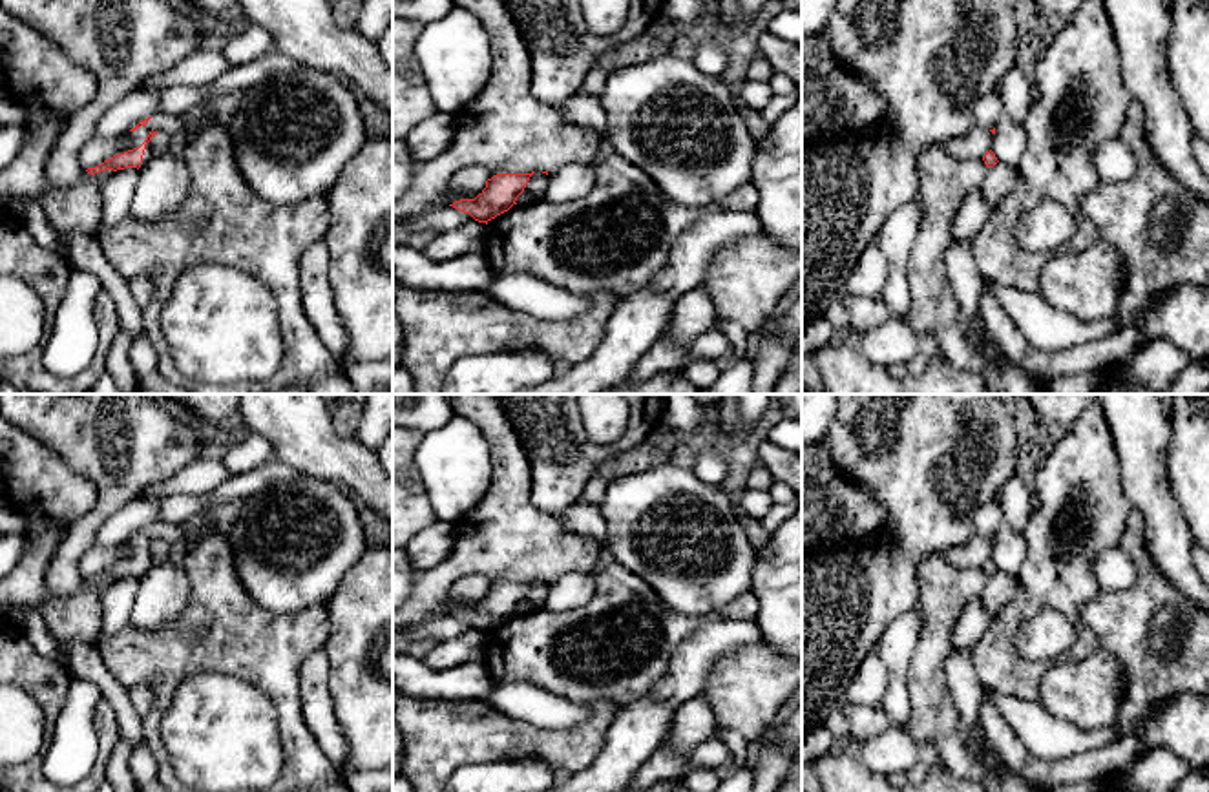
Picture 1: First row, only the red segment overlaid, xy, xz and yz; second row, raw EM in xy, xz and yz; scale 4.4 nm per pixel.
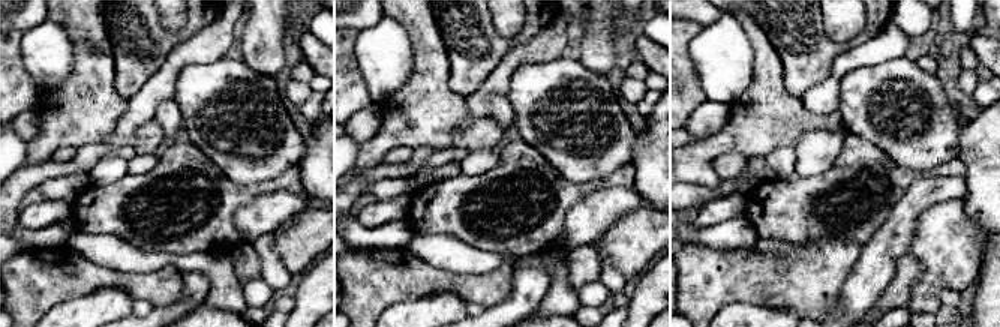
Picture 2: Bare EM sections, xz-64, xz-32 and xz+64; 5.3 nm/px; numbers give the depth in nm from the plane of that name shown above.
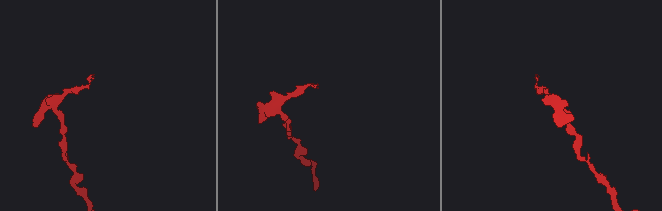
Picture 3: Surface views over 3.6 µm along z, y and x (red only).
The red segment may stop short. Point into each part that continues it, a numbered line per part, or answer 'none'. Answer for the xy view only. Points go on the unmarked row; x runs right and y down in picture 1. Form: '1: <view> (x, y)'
1: xy (163, 531)

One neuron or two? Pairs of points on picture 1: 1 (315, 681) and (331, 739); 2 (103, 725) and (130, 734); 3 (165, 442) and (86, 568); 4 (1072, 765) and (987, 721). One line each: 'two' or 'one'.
1: one
2: two
3: two
4: one

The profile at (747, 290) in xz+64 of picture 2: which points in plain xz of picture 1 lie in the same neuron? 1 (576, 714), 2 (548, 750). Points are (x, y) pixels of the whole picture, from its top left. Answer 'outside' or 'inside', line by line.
1: outside
2: inside

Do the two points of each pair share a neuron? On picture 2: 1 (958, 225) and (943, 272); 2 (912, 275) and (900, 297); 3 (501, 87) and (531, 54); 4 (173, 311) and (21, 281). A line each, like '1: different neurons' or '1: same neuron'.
1: same neuron
2: same neuron
3: same neuron
4: different neurons

